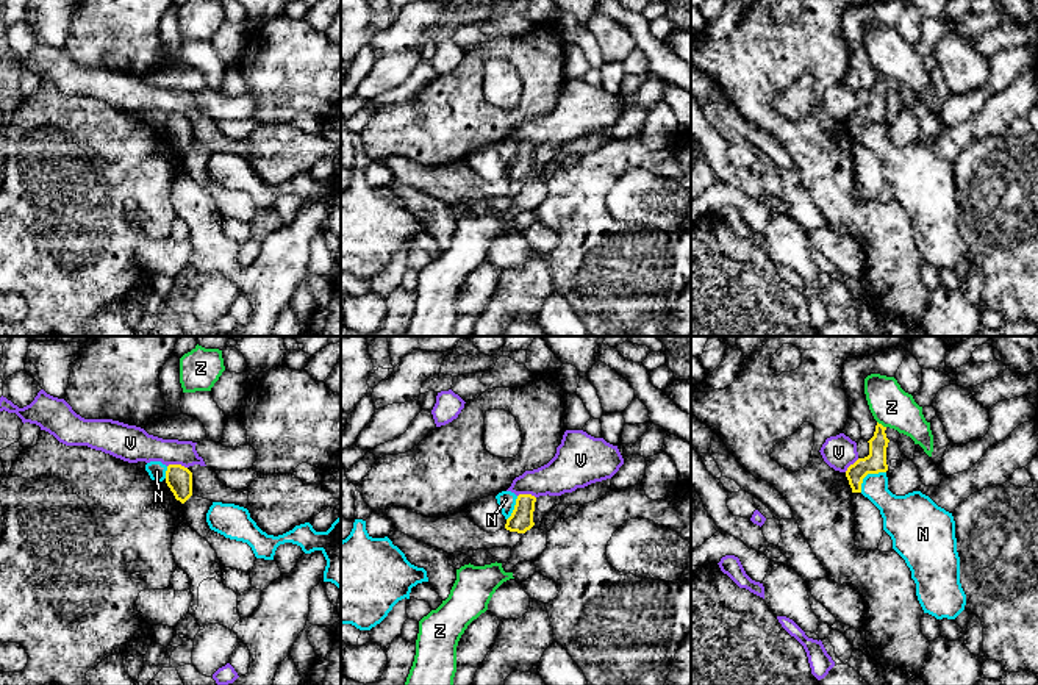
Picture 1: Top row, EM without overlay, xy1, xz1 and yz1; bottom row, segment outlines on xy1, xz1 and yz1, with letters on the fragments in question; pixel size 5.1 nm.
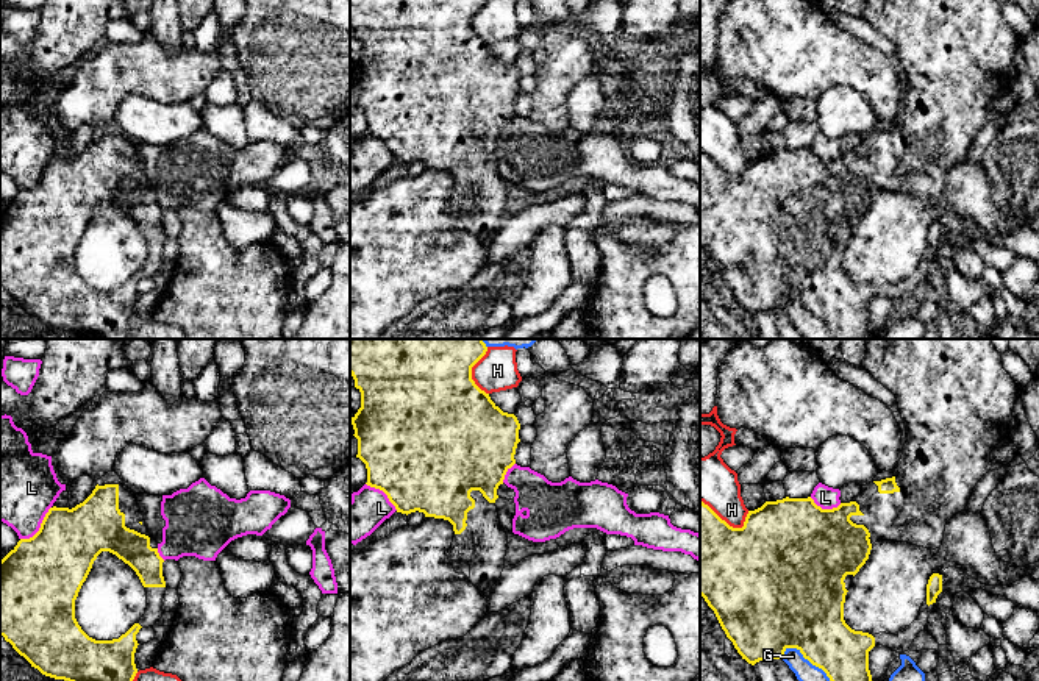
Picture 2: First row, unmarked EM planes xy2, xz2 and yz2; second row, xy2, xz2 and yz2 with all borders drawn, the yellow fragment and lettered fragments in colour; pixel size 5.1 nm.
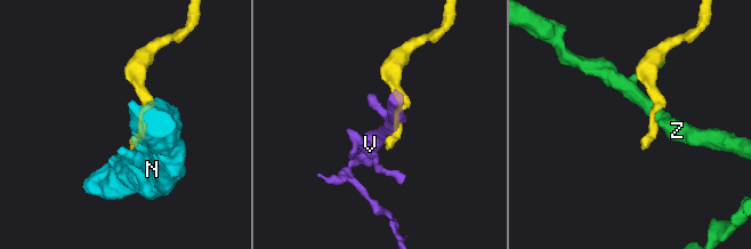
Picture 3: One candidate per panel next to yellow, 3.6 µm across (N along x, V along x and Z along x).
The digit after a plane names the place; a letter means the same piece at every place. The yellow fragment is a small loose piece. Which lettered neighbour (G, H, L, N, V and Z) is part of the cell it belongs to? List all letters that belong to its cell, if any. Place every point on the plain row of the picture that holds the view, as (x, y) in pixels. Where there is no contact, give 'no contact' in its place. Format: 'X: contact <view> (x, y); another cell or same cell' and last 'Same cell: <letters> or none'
G: contact yz2 (813, 314); another cell
H: contact yz2 (721, 169); another cell
L: contact xy2 (41, 177); another cell
N: contact yz1 (868, 122); another cell
V: contact xy1 (177, 114); another cell
Z: contact yz1 (880, 74); another cell
Same cell: none

